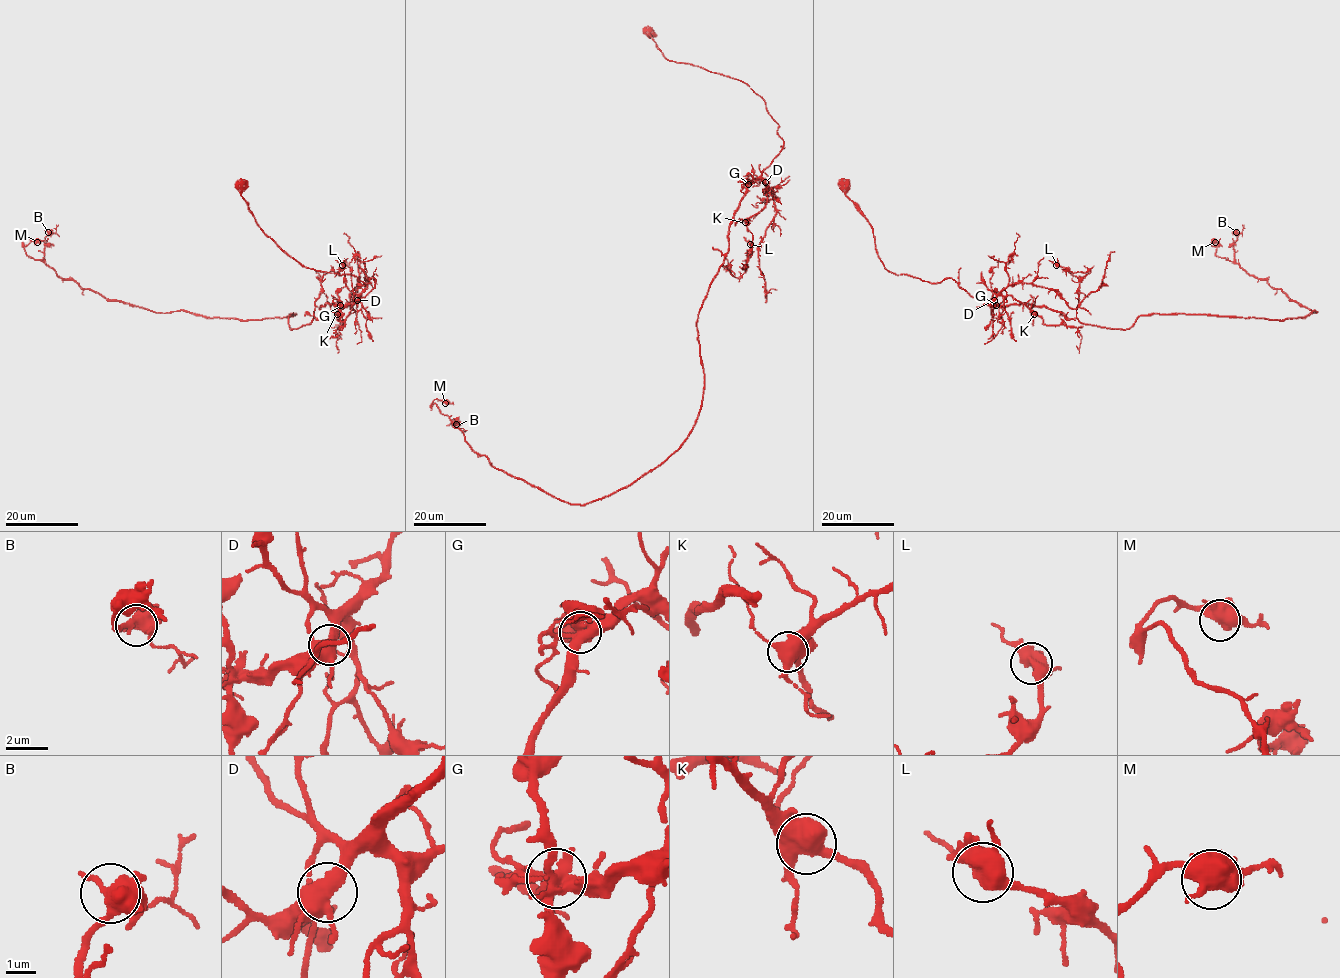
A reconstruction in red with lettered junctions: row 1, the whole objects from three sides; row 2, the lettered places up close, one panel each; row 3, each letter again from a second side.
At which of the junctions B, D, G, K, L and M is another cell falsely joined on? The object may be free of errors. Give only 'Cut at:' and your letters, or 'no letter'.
Cut at: G

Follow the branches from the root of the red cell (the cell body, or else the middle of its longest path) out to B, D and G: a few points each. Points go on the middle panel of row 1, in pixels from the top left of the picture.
B: (650, 32), (668, 60), (745, 82), (783, 140), (698, 314), (696, 424), (583, 505), (496, 469), (456, 424)
D: (650, 32), (668, 60), (741, 80), (763, 99), (783, 140), (781, 151), (761, 174), (765, 182)
G: (650, 32), (668, 60), (741, 80), (765, 102), (778, 125), (777, 132), (783, 147), (748, 184)

